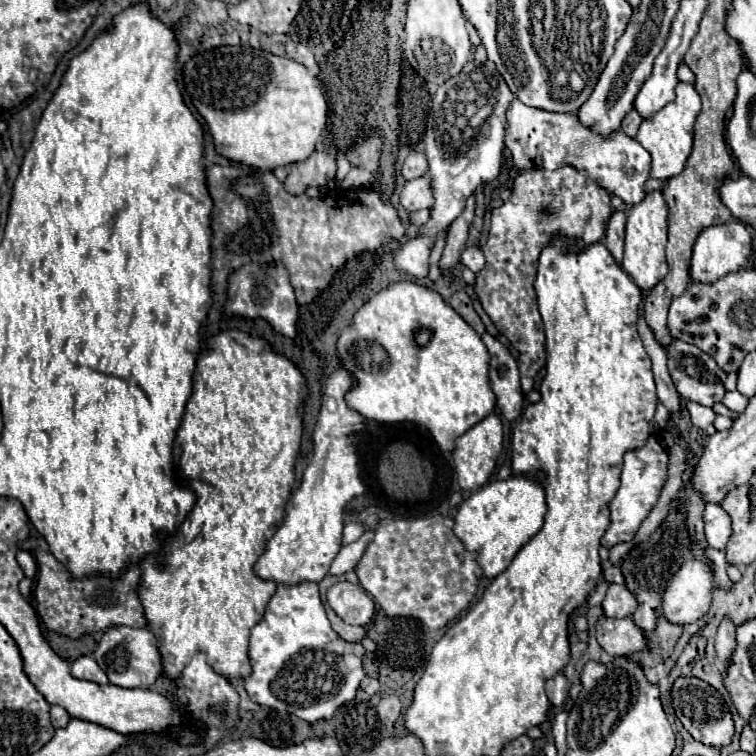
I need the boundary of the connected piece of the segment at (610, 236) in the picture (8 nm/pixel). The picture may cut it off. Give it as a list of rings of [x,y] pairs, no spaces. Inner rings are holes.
[[[613,209],[611,217],[607,219],[607,225],[605,225],[605,245],[613,253],[613,257],[617,257],[617,263],[621,263],[621,257],[623,257],[625,221],[627,221],[625,211],[615,211]]]

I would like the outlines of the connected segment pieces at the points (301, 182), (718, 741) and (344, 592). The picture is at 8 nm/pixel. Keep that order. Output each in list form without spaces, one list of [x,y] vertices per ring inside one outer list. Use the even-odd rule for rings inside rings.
[[[317,149],[307,161],[289,165],[289,175],[285,179],[285,189],[291,195],[305,193],[307,187],[323,187],[329,179],[333,179],[337,173],[335,159],[323,151]]]
[[[679,677],[675,683],[673,683],[673,709],[675,709],[675,715],[679,717],[679,721],[683,723],[683,727],[691,733],[691,737],[695,741],[701,741],[705,745],[711,745],[711,747],[725,747],[733,741],[733,735],[735,735],[735,723],[733,723],[733,717],[729,713],[729,707],[723,699],[723,695],[711,687],[709,683],[701,681],[701,679],[695,679],[695,677]]]
[[[335,583],[327,591],[327,603],[349,625],[367,625],[375,613],[369,593],[353,583]]]

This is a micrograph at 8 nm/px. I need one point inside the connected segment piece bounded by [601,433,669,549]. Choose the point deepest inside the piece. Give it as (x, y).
(645, 471)

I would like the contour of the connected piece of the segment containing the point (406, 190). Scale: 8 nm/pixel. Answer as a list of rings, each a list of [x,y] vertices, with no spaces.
[[[427,175],[405,183],[405,187],[401,191],[401,205],[409,213],[419,211],[419,209],[429,209],[429,205],[433,205],[433,193],[429,193],[429,177]]]

